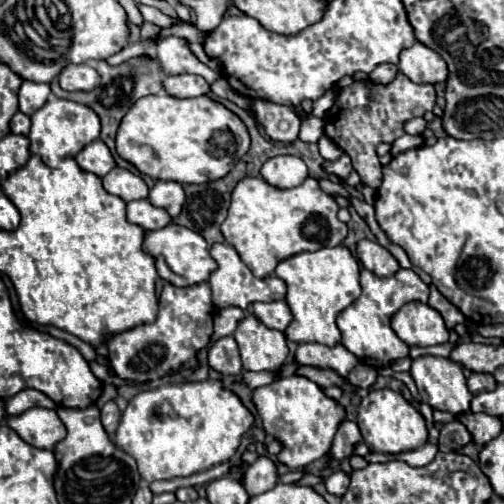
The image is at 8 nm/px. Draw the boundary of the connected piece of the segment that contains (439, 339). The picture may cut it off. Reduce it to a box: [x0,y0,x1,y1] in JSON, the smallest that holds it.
[391,301,449,347]

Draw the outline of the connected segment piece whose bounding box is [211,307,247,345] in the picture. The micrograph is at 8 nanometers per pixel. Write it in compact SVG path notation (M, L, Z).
M227 307L227 309L221 309L215 317L215 333L211 337L211 345L219 339L219 337L225 337L225 335L233 335L235 329L237 329L237 323L247 317L247 311L239 309L239 307Z

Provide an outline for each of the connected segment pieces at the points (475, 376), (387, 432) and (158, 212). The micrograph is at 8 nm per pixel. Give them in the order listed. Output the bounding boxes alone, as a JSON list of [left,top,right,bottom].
[[467,373,497,393],[357,389,427,455],[127,199,171,231]]

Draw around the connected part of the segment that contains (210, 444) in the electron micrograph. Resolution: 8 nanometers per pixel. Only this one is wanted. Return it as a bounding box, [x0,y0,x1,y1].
[113,381,253,483]

